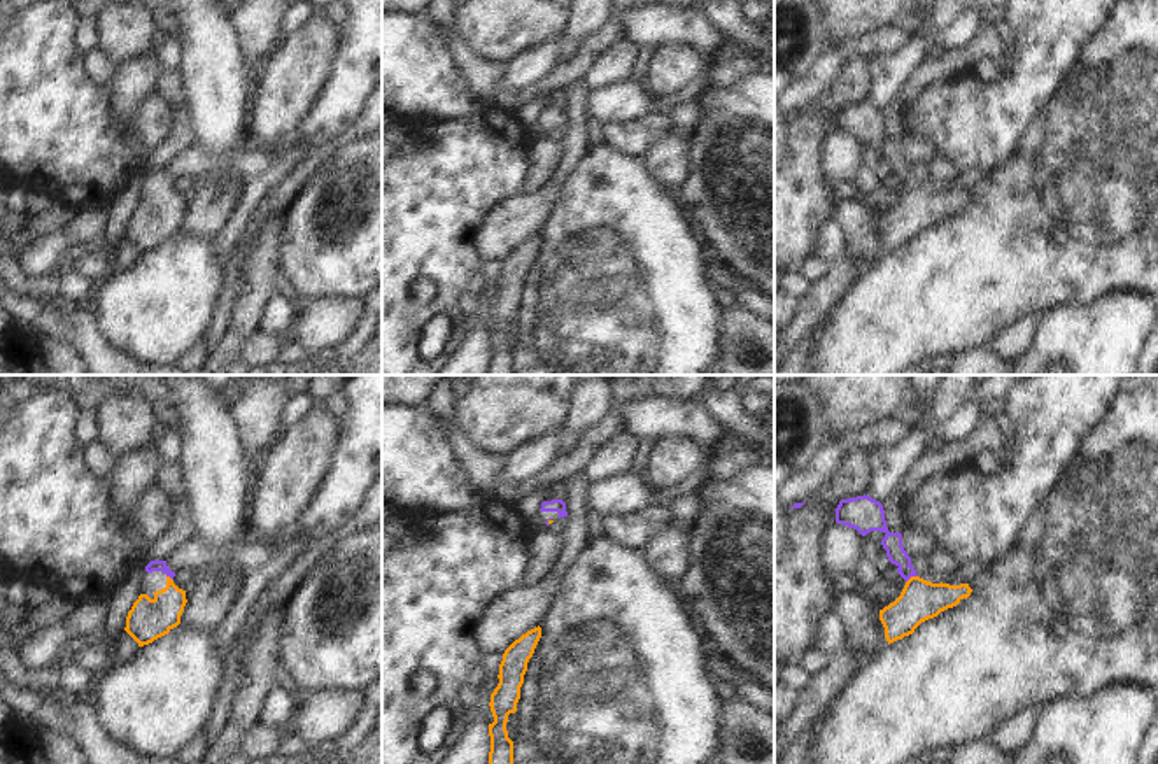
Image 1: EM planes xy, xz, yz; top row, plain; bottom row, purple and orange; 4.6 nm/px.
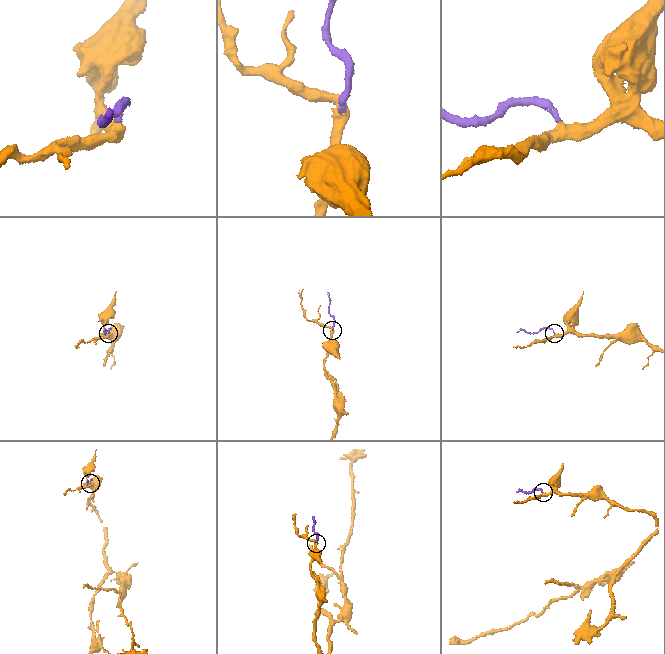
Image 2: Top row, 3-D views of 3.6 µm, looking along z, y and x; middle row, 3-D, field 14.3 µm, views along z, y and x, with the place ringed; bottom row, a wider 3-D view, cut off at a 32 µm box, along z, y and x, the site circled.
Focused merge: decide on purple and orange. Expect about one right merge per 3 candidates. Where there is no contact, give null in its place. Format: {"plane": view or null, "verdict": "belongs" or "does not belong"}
{"plane": "yz", "verdict": "belongs"}

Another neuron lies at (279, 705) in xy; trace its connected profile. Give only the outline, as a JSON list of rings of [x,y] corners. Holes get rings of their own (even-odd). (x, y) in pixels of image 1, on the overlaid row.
[[[286,685],[272,689],[263,703],[258,724],[287,731],[298,703],[298,694]]]

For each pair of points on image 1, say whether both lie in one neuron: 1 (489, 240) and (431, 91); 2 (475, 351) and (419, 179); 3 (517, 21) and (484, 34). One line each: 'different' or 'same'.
1: different
2: different
3: same

